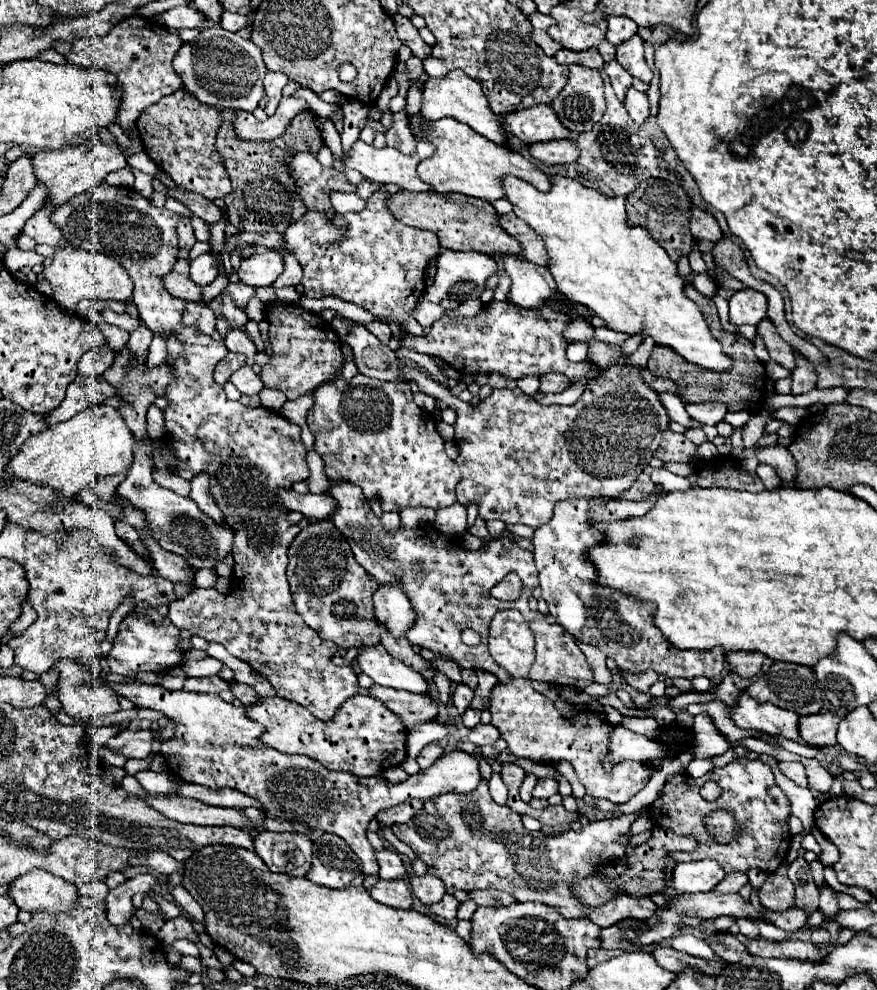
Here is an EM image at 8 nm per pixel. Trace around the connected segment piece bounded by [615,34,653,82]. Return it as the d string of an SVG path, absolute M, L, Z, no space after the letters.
M633 34L629 40L625 40L625 44L617 46L617 62L635 78L641 78L643 82L651 82L653 72L649 70L649 66L645 64L643 58L643 38L639 34Z

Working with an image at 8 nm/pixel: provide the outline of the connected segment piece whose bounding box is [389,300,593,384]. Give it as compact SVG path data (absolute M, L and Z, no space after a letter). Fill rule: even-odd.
M491 300L489 304L483 304L481 312L473 318L443 316L431 326L429 334L425 336L393 336L389 348L397 350L399 346L407 346L427 356L439 356L459 374L501 372L511 380L519 380L527 374L539 376L547 372L561 372L573 384L583 378L591 380L593 362L571 362L565 356L569 346L569 342L561 336L565 324L569 324L569 316L565 316L565 312L557 312L557 308L553 308L553 300L549 300L545 308L537 310L517 308L517 304L509 300ZM543 320L549 320L549 324Z

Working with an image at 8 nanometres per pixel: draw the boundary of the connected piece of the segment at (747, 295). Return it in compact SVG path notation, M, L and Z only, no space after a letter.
M743 288L741 292L733 294L729 300L729 318L731 324L753 324L757 326L767 316L767 300L761 292Z

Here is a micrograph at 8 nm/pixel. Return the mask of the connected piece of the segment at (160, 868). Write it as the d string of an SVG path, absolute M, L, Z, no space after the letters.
M149 852L149 856L147 858L131 858L129 860L133 866L149 866L151 870L155 870L155 872L159 872L159 874L173 874L173 872L183 872L183 862L177 862L177 860L173 860L167 852Z

